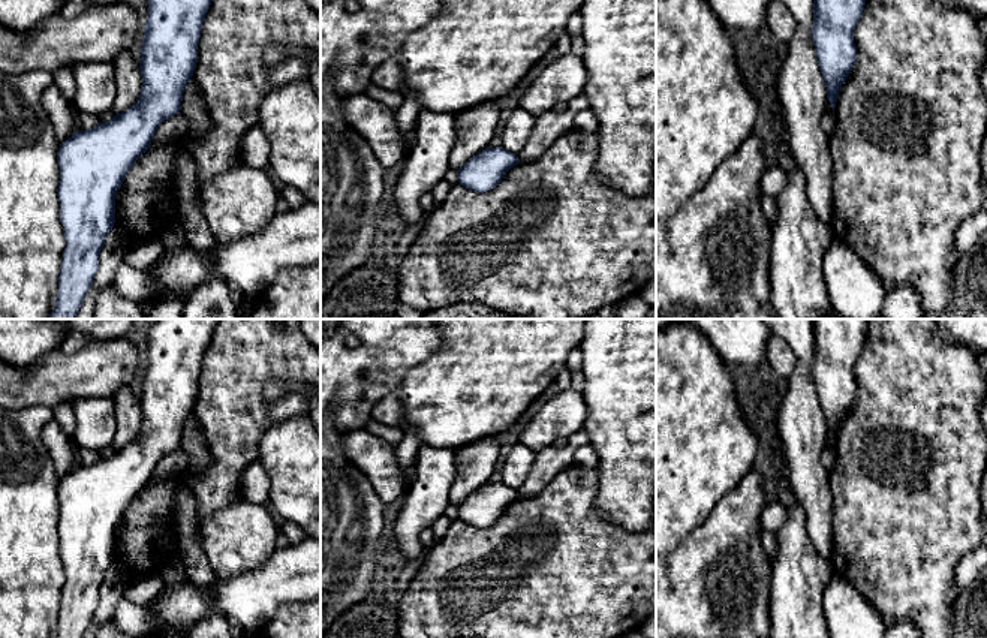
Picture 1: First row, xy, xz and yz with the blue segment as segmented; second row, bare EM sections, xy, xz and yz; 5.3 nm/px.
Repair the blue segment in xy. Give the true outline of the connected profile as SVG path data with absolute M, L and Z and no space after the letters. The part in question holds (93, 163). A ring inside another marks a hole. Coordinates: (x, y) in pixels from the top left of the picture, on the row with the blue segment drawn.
M148 0L139 72L139 100L106 123L78 130L60 144L60 222L66 247L55 307L48 319L75 319L99 270L99 255L115 223L115 195L136 160L150 148L157 127L180 114L183 93L198 63L202 24L213 0Z

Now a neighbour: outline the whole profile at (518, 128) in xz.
M517 108L511 112L502 132L502 147L511 153L518 153L527 142L536 117Z

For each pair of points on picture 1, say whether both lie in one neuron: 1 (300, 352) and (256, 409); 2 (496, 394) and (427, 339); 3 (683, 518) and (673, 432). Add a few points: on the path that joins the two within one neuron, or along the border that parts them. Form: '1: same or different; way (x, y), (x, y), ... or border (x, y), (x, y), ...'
1: same; way (282, 357), (256, 382), (256, 391)
2: different; border (441, 334), (441, 346), (411, 367)
3: same; way (674, 497), (673, 453)

